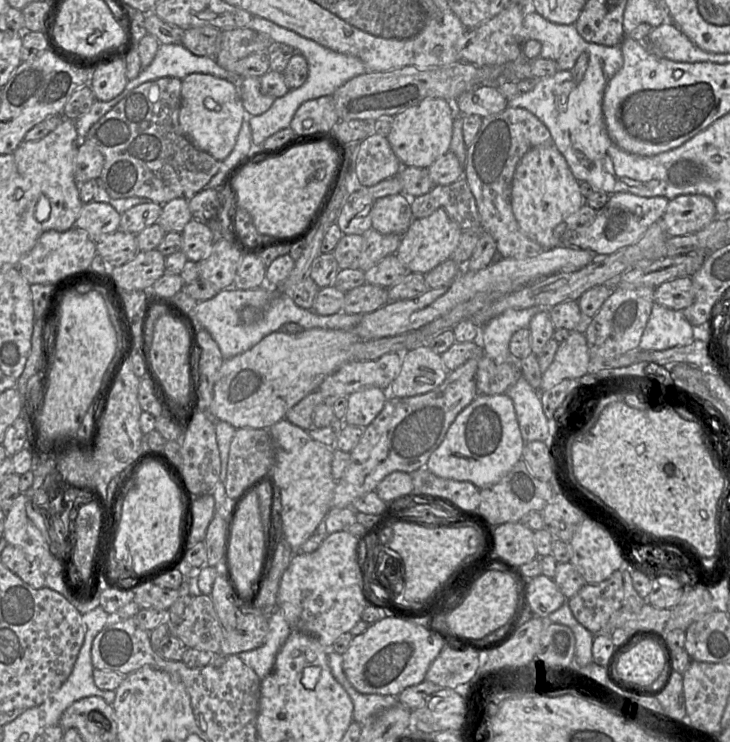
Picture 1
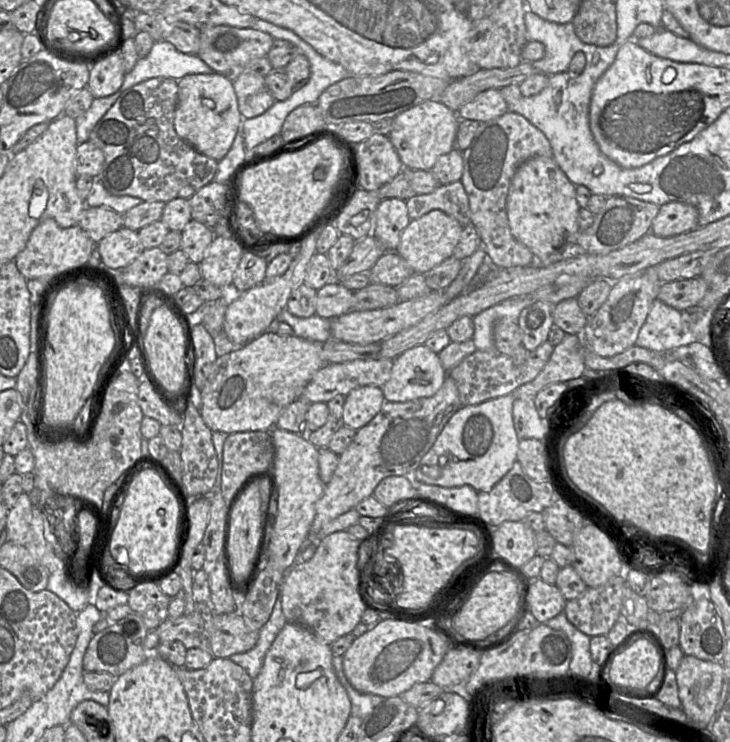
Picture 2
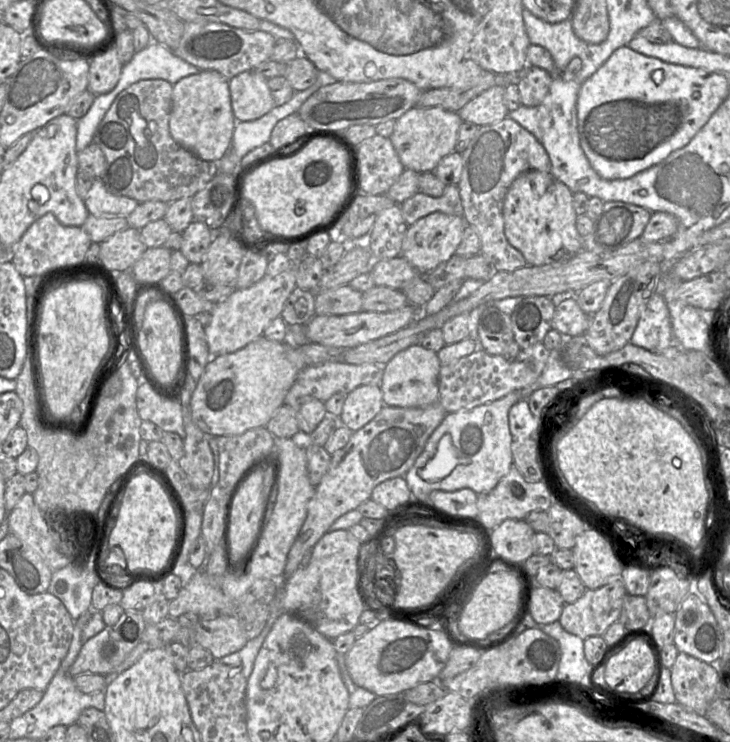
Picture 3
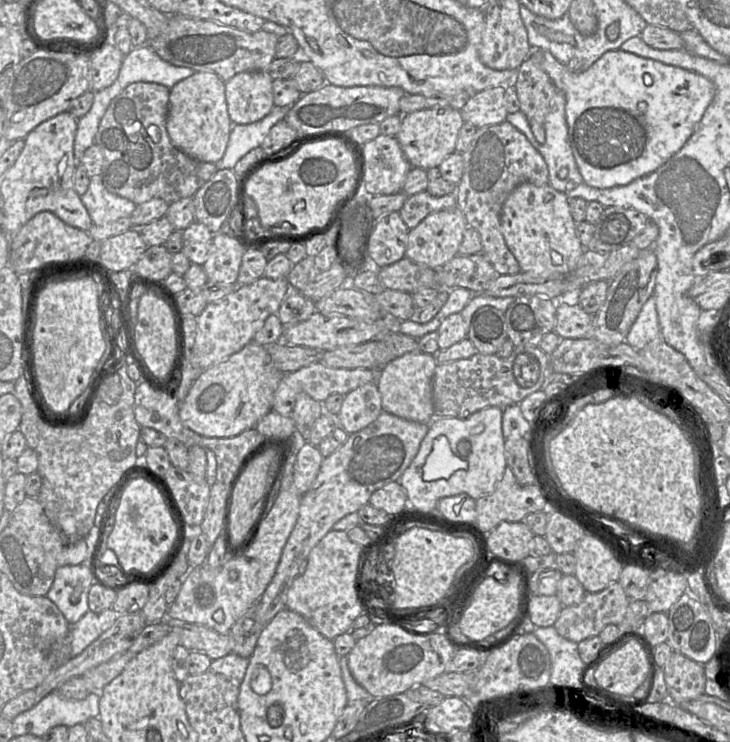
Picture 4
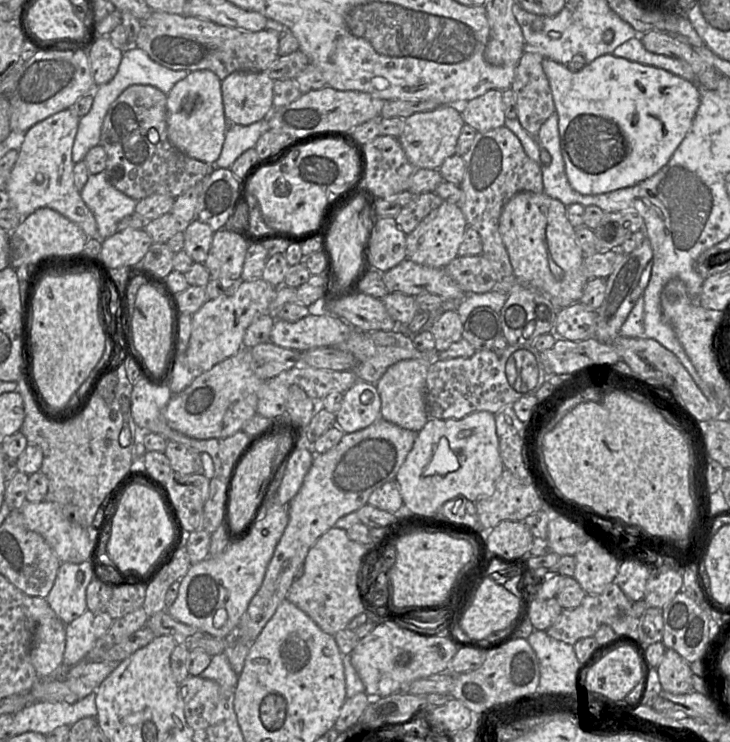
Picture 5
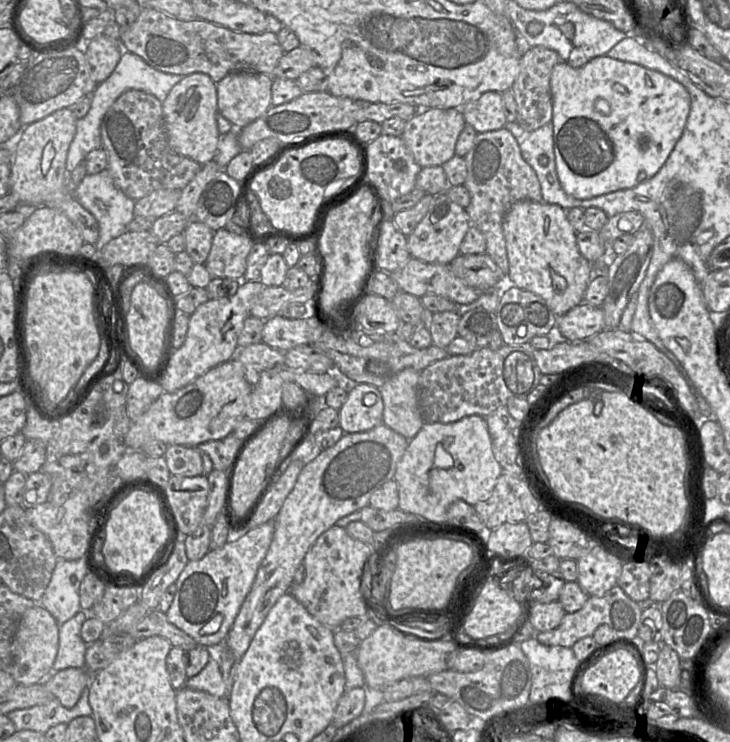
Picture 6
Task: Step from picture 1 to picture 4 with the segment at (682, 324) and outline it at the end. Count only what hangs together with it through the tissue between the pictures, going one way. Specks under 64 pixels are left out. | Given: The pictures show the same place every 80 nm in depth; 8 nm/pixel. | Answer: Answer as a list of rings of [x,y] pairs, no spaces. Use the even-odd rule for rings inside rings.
[[[652,295],[643,305],[625,339],[625,342],[636,350],[641,350],[650,342],[658,338],[660,338],[660,326],[656,301],[654,295]]]

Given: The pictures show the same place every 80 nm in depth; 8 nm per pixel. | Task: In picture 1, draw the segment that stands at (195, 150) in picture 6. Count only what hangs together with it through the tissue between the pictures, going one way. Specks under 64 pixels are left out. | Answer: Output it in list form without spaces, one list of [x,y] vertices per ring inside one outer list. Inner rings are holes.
[[[192,73],[182,79],[179,125],[182,133],[200,150],[219,162],[233,151],[245,117],[237,82],[211,74]]]

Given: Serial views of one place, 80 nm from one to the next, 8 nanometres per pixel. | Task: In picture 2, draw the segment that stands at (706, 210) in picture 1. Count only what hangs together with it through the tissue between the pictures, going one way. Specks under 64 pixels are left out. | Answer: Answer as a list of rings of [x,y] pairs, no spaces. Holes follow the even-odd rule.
[[[668,202],[660,206],[650,232],[658,237],[671,237],[691,231],[697,226],[698,210],[694,206]]]

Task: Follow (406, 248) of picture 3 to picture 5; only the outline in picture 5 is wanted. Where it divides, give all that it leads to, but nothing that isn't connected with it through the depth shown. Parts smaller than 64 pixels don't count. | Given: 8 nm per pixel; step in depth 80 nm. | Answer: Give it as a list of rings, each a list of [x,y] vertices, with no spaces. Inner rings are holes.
[[[443,201],[436,209],[432,210],[408,235],[406,235],[407,259],[432,268],[445,268],[454,258],[458,256],[458,249],[464,239],[464,233],[468,227],[466,218],[455,203]]]

